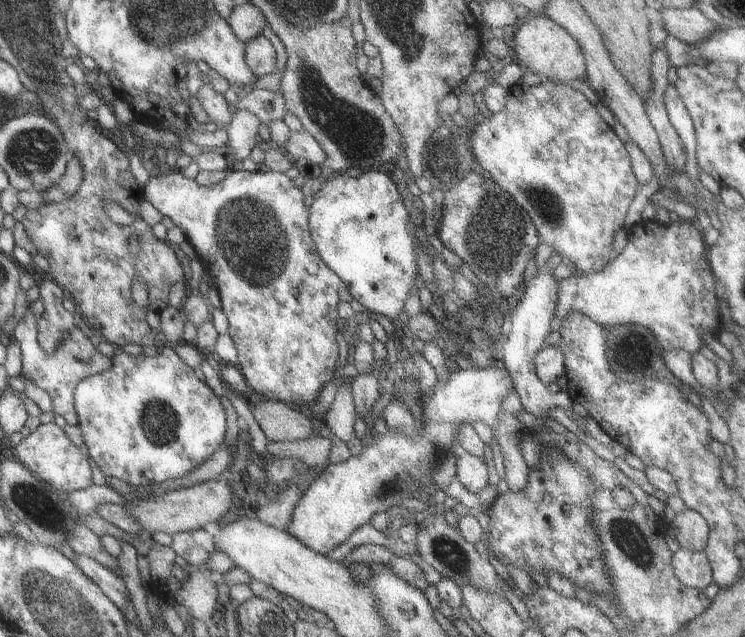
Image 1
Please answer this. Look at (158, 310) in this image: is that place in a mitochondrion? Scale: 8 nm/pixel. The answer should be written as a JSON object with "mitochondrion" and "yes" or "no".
{"mitochondrion":"no"}

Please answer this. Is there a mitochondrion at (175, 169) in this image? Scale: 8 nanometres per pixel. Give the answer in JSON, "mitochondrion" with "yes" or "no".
{"mitochondrion":"no"}

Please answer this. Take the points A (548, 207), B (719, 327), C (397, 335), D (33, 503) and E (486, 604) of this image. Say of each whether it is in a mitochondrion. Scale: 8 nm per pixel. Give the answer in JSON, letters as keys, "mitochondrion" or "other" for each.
{"A":"mitochondrion","B":"other","C":"other","D":"mitochondrion","E":"other"}

